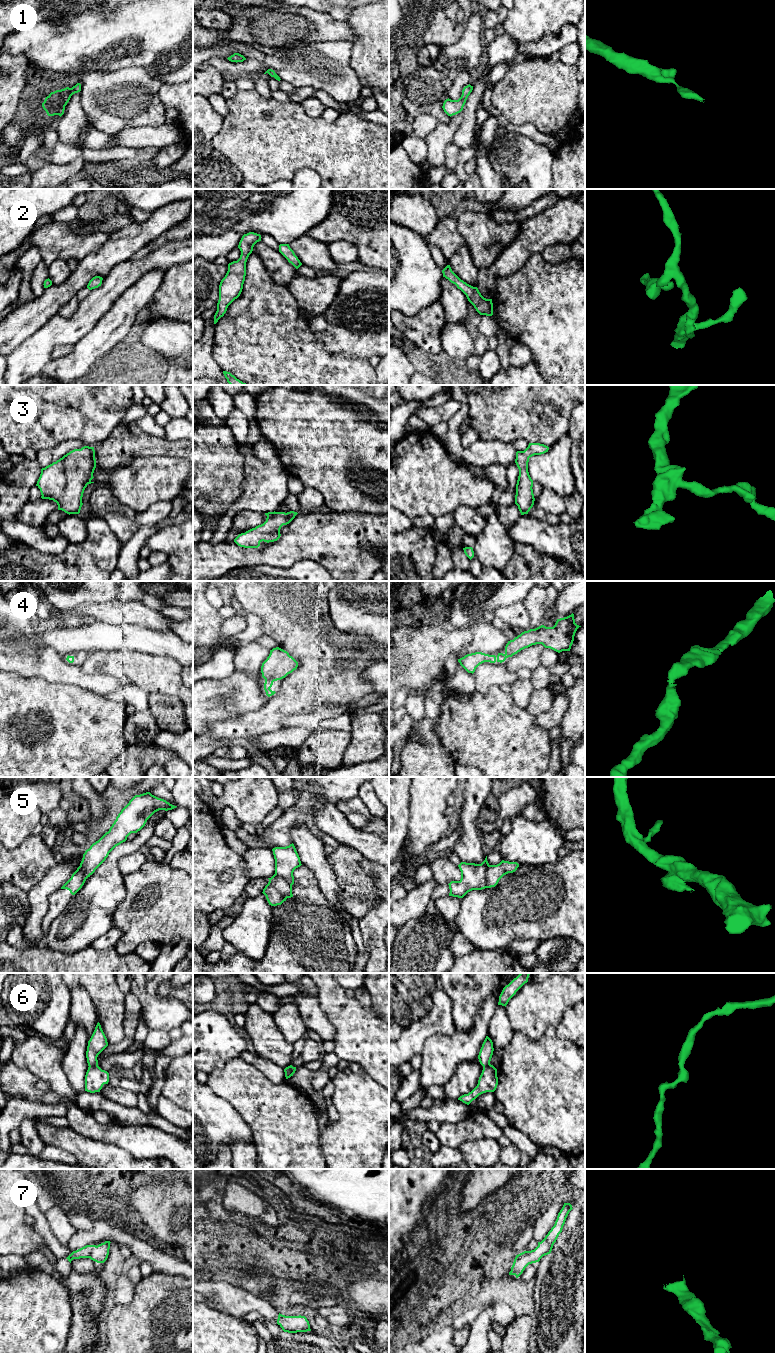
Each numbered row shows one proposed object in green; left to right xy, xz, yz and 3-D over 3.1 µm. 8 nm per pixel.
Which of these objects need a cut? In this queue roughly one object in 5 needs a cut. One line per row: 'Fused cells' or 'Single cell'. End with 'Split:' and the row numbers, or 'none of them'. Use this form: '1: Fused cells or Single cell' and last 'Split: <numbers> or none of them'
1: Single cell
2: Single cell
3: Single cell
4: Single cell
5: Fused cells
6: Single cell
7: Single cell
Split: 5

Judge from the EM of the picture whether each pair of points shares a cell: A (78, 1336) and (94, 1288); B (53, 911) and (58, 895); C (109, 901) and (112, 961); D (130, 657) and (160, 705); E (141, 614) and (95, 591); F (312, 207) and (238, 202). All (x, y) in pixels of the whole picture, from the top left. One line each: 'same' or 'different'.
A: same
B: same
C: different
D: different
E: different
F: same

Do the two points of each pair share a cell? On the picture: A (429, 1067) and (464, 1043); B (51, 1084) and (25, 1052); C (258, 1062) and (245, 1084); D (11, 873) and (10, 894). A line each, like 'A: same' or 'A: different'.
A: same
B: same
C: different
D: different

